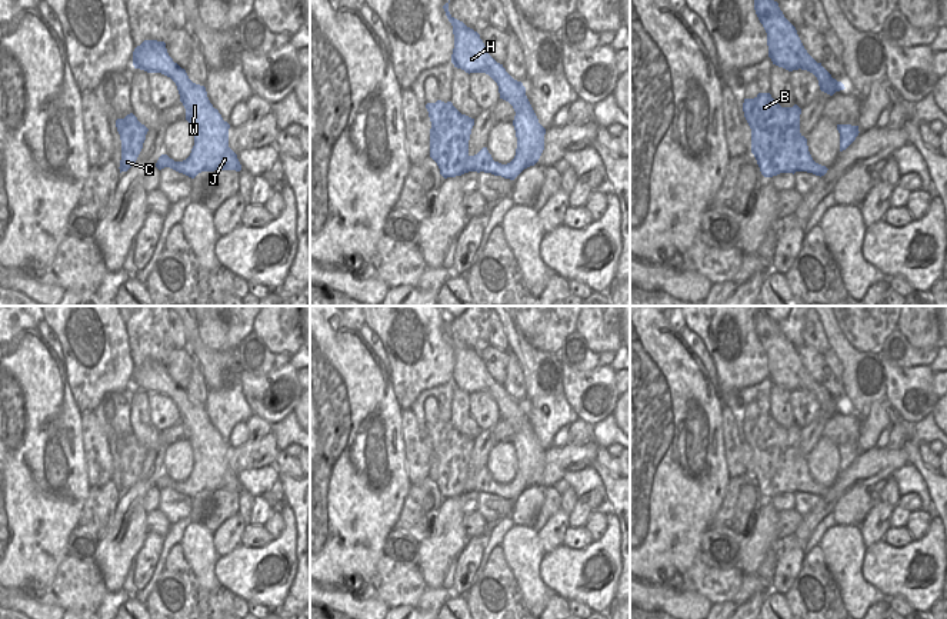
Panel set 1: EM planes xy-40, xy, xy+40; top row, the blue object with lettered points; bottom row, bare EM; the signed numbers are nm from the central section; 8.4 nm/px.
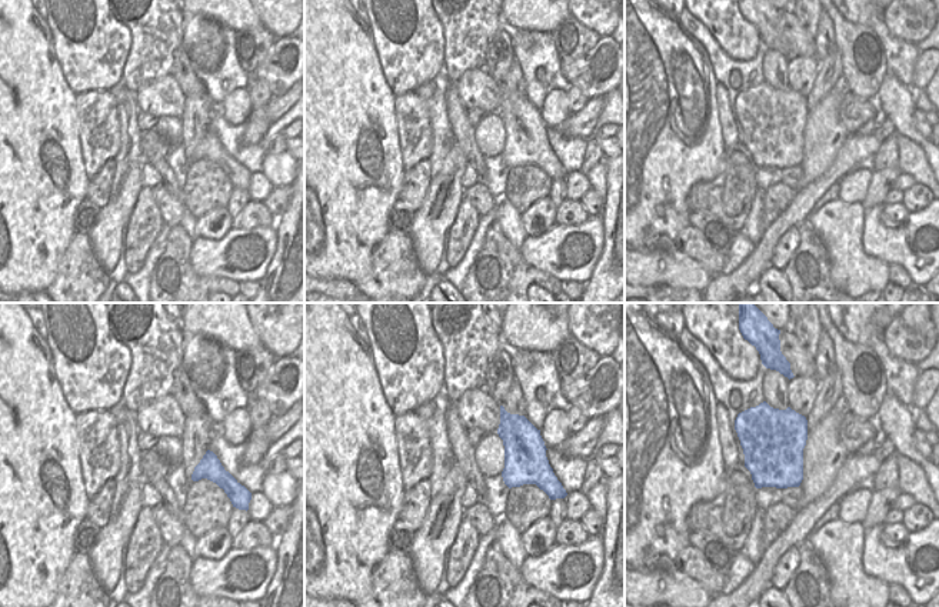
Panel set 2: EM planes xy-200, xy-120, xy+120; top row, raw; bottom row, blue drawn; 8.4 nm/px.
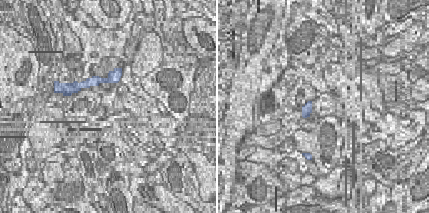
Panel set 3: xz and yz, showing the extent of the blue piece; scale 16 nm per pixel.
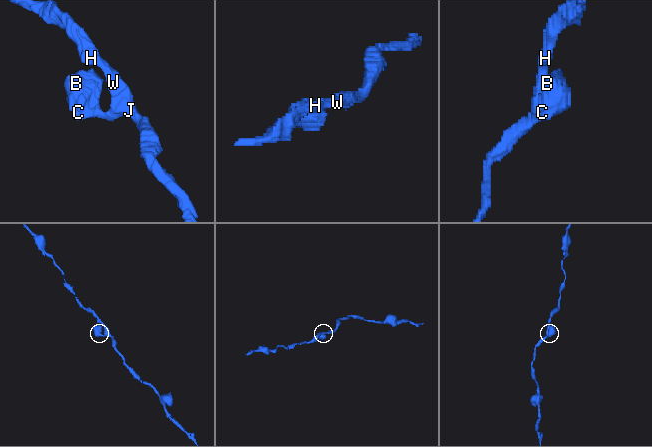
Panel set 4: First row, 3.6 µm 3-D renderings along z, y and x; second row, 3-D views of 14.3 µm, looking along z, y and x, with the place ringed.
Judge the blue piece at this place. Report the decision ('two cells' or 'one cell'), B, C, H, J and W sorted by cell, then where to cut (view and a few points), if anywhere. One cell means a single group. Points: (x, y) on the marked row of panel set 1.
one cell | B C H J W | no cut

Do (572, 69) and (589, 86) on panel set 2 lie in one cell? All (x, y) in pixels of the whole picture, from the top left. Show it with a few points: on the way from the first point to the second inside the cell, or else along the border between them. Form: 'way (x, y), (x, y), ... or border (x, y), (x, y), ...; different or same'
way (576, 73), (585, 82); same

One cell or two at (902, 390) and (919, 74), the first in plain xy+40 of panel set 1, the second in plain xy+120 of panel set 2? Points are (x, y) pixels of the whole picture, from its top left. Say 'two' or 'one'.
two

